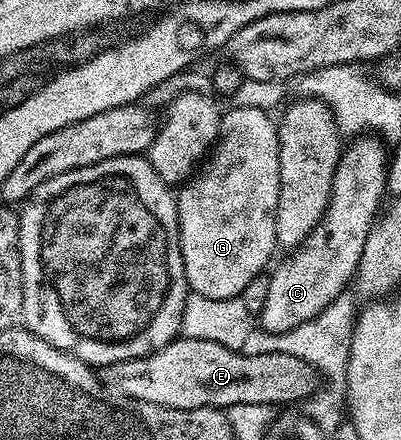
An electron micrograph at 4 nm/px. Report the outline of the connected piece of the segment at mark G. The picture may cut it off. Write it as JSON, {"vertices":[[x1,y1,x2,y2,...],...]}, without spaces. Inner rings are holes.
{"vertices":[[237,106,228,110,228,113,226,110,222,114,219,140,215,142,205,164,177,193,179,246,187,288,191,293,205,295,209,299,239,297,249,281,272,264,271,256,277,250,275,212,279,190,279,126,270,112,258,110,257,107]]}

